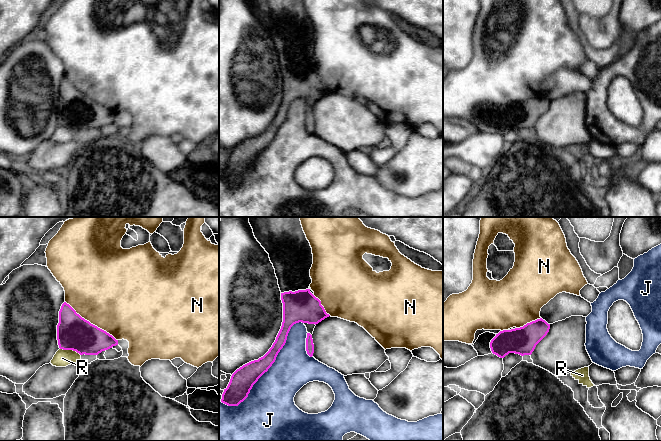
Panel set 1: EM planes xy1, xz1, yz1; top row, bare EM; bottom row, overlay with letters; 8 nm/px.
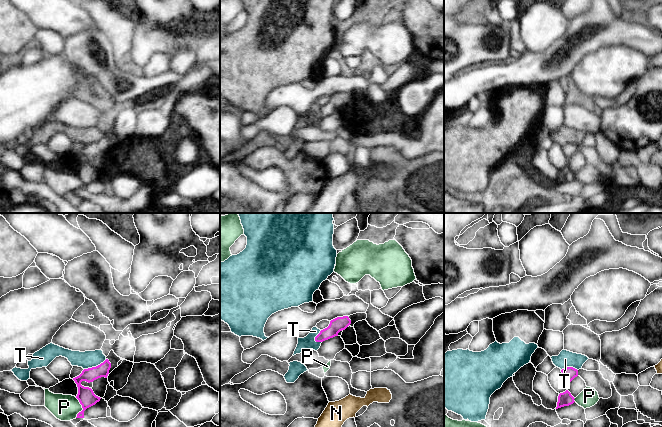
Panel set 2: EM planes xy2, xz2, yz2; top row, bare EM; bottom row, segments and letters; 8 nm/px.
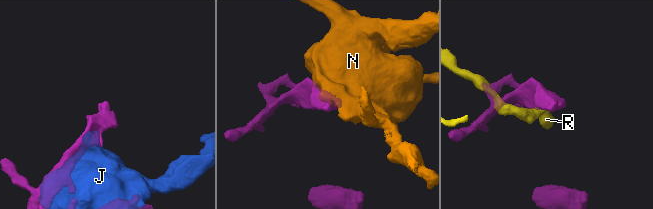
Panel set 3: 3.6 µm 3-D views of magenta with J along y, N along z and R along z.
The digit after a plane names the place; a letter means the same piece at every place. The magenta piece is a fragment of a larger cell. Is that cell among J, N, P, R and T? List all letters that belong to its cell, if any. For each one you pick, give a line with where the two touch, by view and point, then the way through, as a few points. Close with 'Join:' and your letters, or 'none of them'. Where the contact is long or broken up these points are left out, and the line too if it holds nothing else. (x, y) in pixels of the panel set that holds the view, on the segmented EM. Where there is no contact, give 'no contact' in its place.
Join: none of them

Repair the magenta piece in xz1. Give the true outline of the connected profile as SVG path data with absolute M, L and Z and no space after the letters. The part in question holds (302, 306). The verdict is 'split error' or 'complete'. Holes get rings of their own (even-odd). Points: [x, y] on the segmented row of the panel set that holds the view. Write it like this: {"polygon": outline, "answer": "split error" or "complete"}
{"polygon": "M248 217L257 241L269 254L283 303L283 322L275 342L258 360L251 361L231 376L221 402L238 406L253 385L275 362L291 327L299 322L318 324L330 315L309 289L312 279L312 248L299 217Z", "answer": "split error"}

